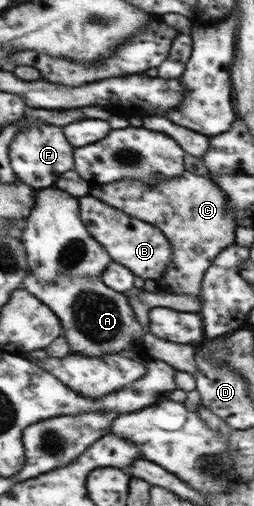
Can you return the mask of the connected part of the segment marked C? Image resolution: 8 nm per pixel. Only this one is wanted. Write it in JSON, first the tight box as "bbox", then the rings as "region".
{"bbox":[88,171,236,301],"region":[[[185,171],[179,176],[157,183],[124,179],[116,184],[92,184],[88,194],[136,220],[148,221],[165,233],[171,247],[172,263],[161,280],[156,279],[160,291],[188,294],[202,301],[202,278],[216,256],[234,244],[236,218],[232,216],[226,192],[207,177]]]}

